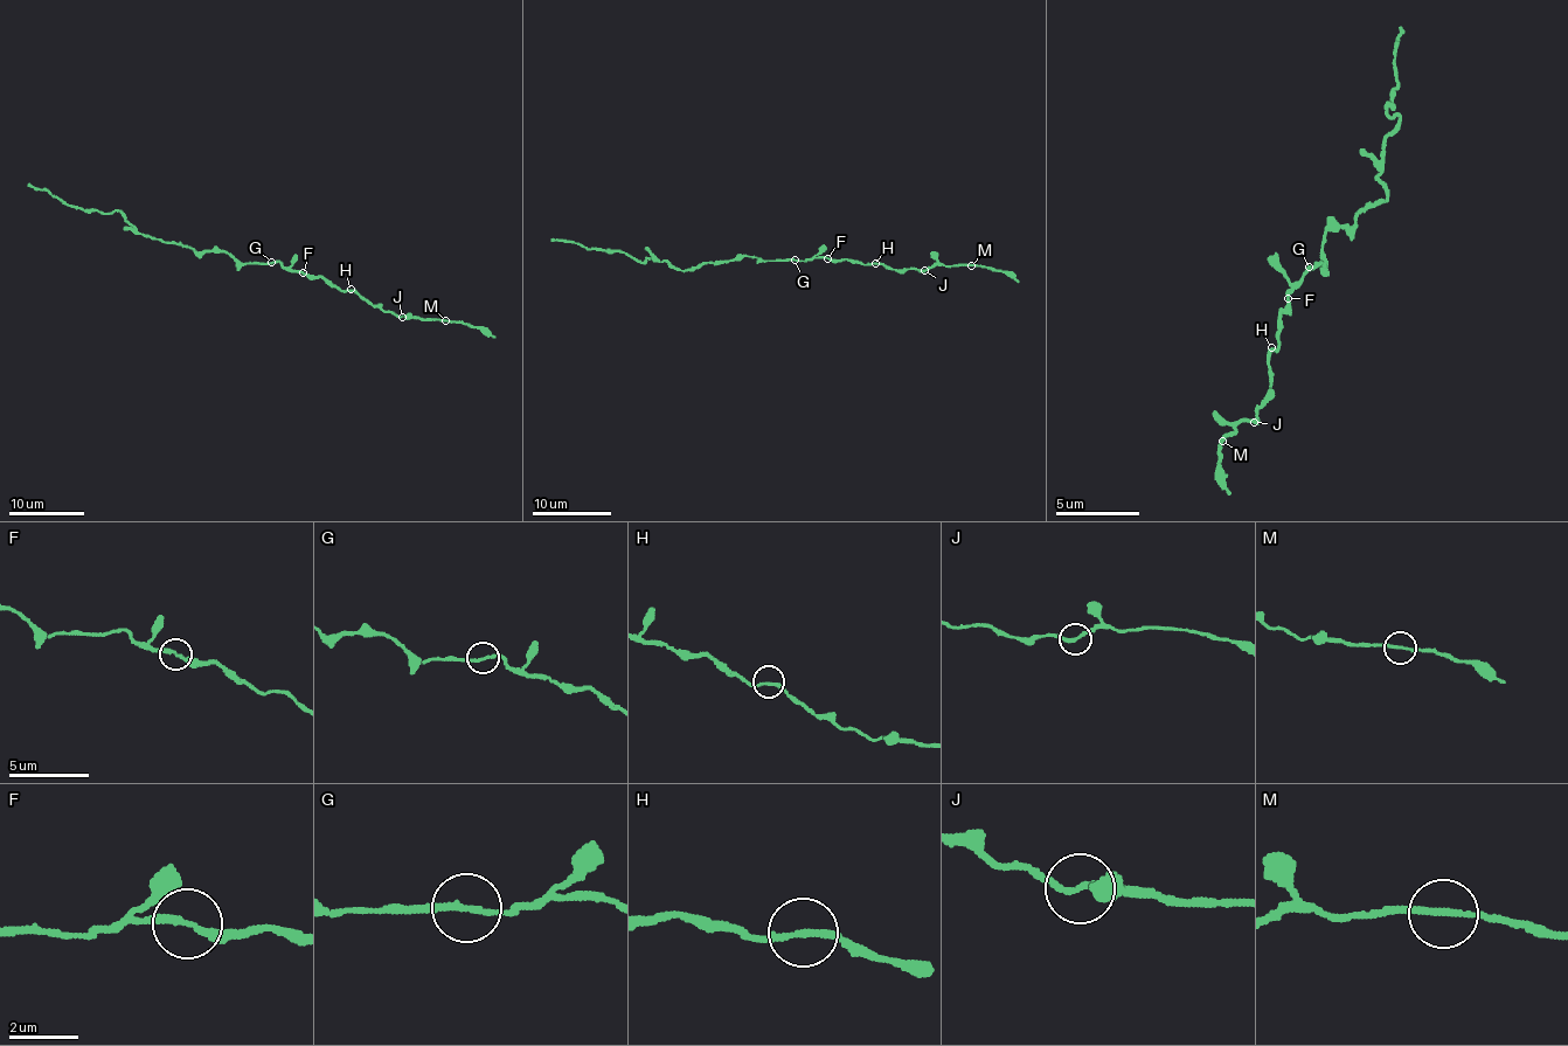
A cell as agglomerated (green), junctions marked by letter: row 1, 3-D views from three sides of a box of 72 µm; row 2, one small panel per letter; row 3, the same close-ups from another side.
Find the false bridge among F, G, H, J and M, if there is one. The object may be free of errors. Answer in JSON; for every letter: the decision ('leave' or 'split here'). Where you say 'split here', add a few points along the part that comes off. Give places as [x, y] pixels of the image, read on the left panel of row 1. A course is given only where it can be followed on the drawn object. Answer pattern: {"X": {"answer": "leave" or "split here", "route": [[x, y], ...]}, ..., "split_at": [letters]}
{"F": {"answer": "leave"}, "G": {"answer": "leave"}, "H": {"answer": "leave"}, "J": {"answer": "leave"}, "M": {"answer": "leave"}, "split_at": []}

